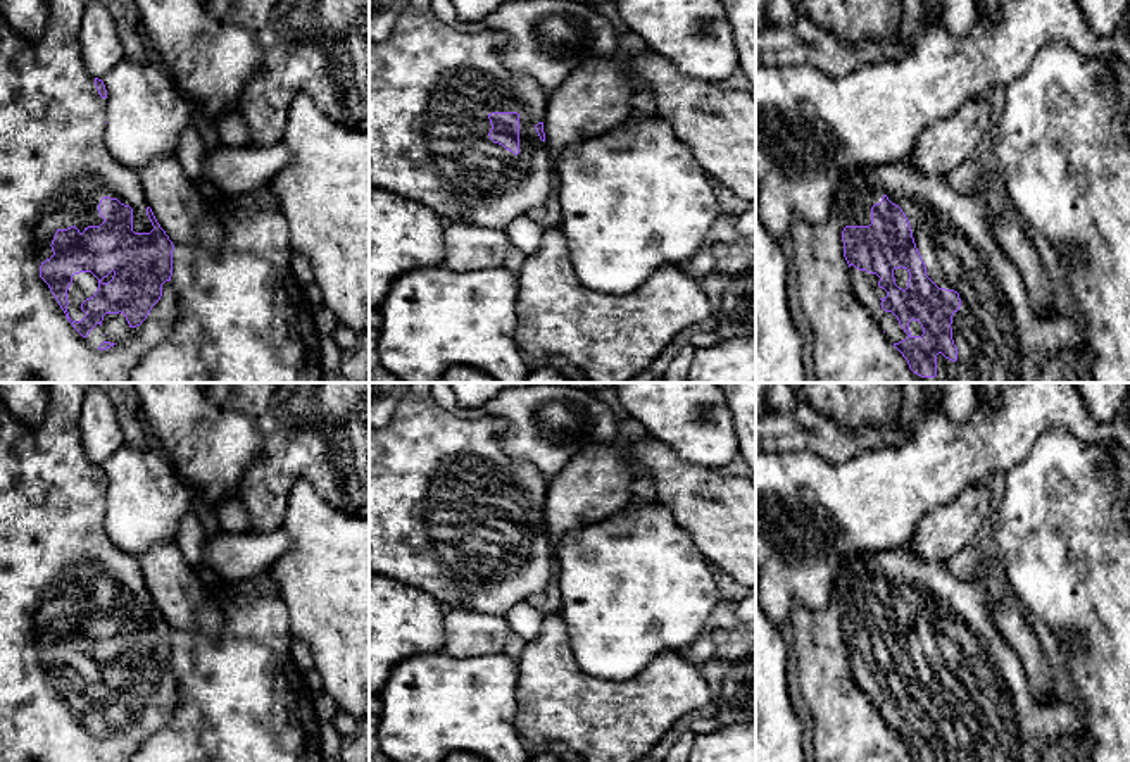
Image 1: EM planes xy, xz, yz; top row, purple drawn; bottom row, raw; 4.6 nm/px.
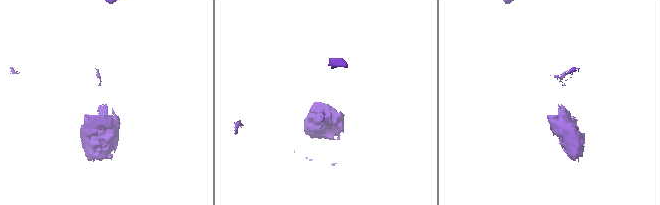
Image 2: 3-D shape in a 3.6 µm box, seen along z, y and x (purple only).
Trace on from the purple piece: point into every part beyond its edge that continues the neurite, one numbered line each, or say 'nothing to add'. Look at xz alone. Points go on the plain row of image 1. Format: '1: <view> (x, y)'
1: xz (432, 474)

